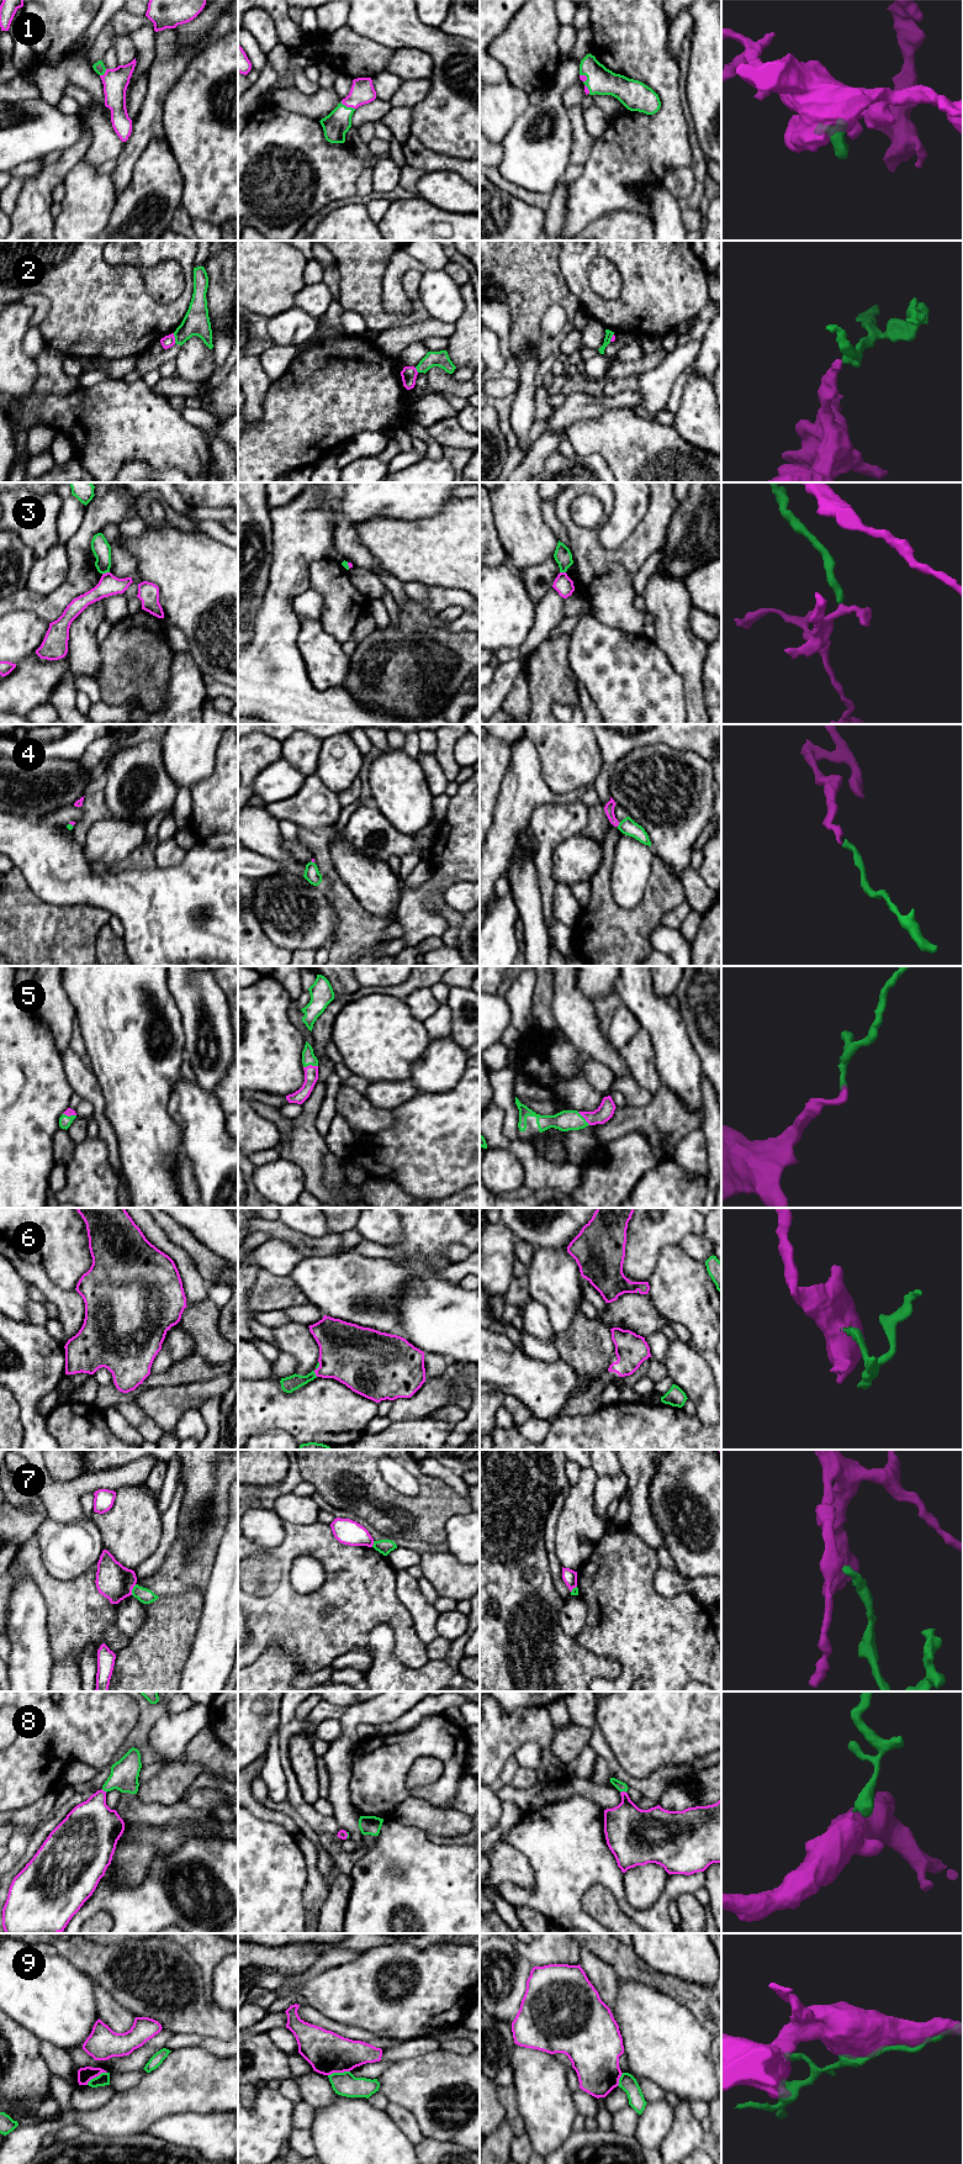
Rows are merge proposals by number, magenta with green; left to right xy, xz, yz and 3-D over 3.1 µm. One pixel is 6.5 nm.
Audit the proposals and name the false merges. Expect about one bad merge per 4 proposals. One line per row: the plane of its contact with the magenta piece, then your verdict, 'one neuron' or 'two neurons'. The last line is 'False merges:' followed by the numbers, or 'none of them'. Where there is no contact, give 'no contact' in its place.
1: xz | one neuron
2: xy | two neurons
3: xy | two neurons
4: yz | one neuron
5: xz | one neuron
6: xz | one neuron
7: xy | two neurons
8: yz | one neuron
9: xz | two neurons
False merges: 2, 3, 7, 9

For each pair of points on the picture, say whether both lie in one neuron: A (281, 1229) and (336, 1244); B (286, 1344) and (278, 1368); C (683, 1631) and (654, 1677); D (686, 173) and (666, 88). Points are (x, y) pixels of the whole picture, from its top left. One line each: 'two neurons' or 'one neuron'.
A: one neuron
B: two neurons
C: one neuron
D: two neurons

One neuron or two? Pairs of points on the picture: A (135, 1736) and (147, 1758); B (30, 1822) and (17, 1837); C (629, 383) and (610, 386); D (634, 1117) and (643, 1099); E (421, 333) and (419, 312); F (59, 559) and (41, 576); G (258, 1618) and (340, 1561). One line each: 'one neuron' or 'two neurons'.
A: one neuron
B: two neurons
C: one neuron
D: two neurons
E: two neurons
F: one neuron
G: one neuron

